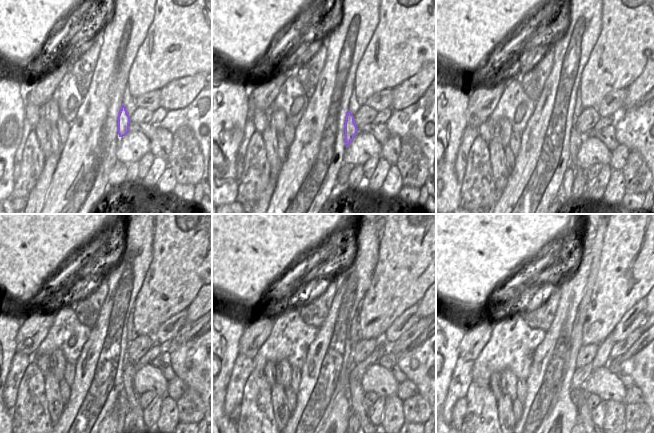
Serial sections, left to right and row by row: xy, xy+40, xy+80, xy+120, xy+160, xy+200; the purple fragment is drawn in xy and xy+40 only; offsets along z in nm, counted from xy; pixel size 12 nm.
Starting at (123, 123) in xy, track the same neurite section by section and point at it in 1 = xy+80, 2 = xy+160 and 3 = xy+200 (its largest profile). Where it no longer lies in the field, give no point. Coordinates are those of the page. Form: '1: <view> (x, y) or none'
1: xy+80 (576, 138)
2: xy+160 (359, 408)
3: xy+200 (580, 396)

